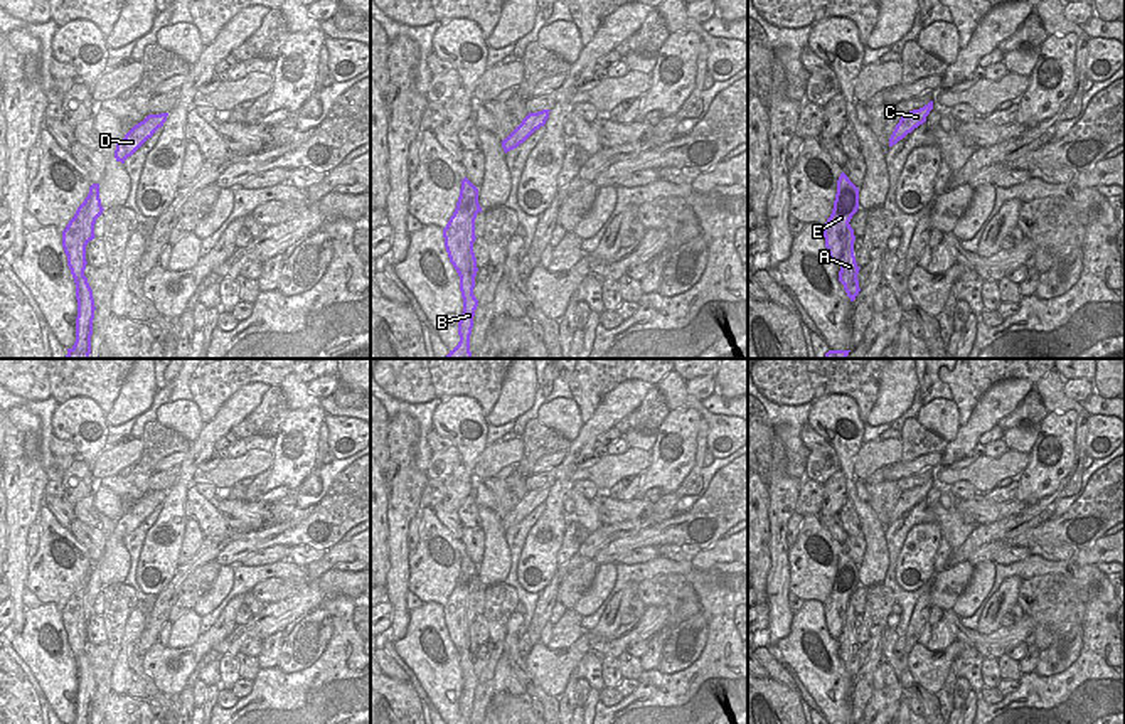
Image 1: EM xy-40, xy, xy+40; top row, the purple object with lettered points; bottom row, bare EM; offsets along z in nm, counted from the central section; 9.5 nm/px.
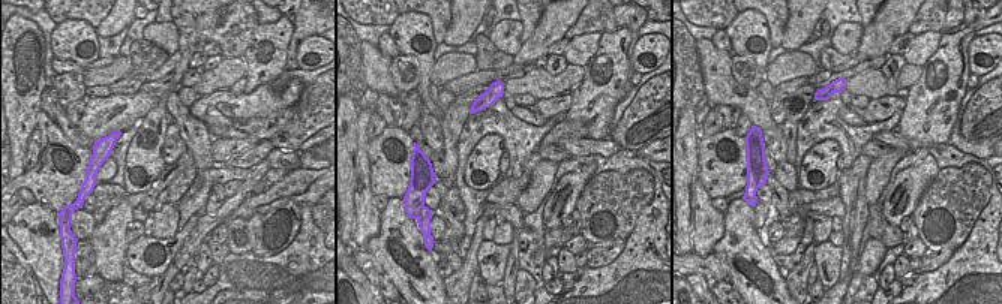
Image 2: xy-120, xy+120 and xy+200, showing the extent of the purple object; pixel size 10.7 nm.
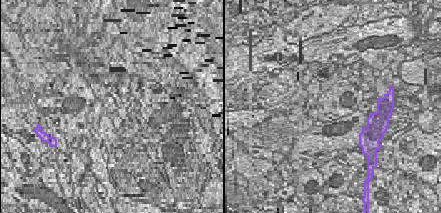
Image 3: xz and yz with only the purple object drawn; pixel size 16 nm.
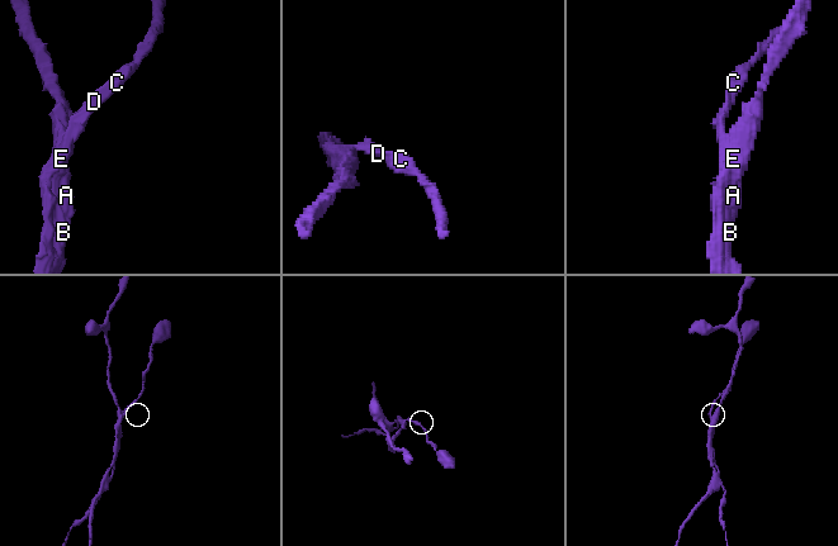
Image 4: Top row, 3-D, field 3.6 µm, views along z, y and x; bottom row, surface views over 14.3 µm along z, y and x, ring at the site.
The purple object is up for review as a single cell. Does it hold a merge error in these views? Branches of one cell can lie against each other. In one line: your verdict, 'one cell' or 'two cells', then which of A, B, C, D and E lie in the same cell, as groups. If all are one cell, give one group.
two cells; groups A B C D / E

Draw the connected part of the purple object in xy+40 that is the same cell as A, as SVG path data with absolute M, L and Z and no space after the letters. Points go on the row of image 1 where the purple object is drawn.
M849 224L849 229L844 239L844 248L842 248L842 259L839 263L840 266L839 281L844 285L844 290L847 296L850 298L850 301L854 301L861 291L859 279L857 279L861 268L856 263L854 241L856 241L854 229Z

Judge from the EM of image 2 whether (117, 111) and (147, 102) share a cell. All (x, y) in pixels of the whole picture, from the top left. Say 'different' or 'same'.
same

